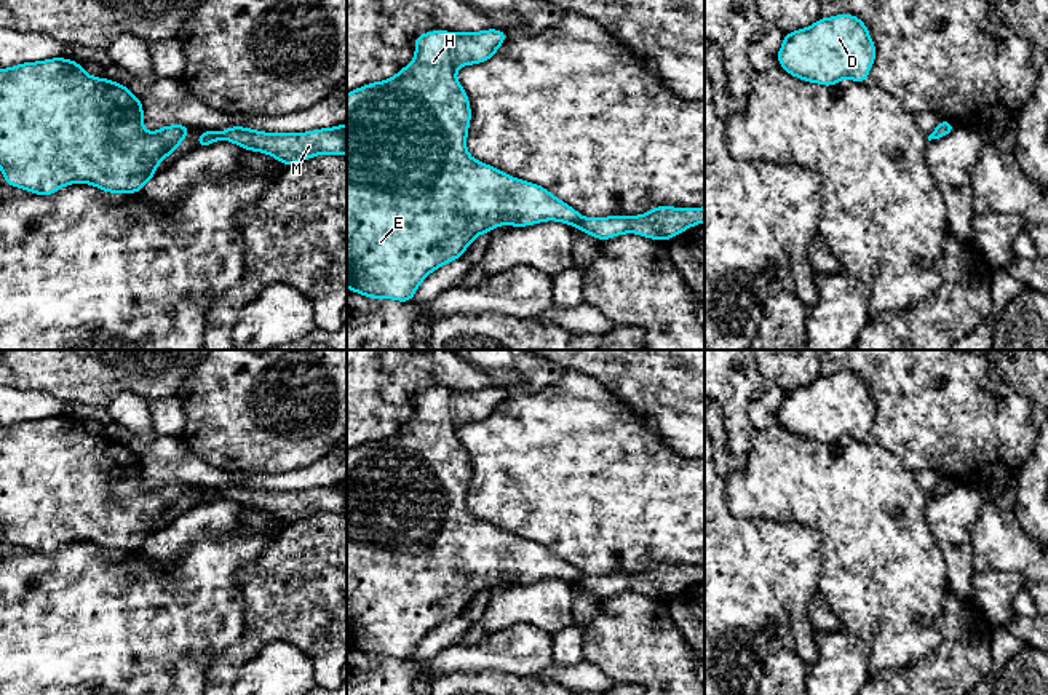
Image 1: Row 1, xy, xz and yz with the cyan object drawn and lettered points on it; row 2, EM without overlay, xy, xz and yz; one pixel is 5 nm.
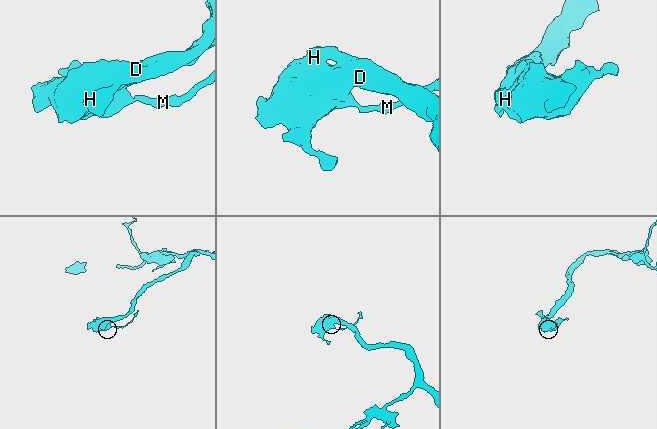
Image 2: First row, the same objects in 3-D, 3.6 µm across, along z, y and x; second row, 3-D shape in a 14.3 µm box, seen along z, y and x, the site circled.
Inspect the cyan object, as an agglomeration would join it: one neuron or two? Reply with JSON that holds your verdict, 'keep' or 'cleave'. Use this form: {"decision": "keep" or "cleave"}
{"decision": "cleave"}

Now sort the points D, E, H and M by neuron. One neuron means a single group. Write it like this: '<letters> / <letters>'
D E H / M

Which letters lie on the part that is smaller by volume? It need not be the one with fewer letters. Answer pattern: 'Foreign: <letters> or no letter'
Foreign: M

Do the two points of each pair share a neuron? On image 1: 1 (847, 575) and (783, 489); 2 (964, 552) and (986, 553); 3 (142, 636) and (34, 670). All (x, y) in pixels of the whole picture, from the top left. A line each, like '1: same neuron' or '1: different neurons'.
1: same neuron
2: different neurons
3: same neuron

